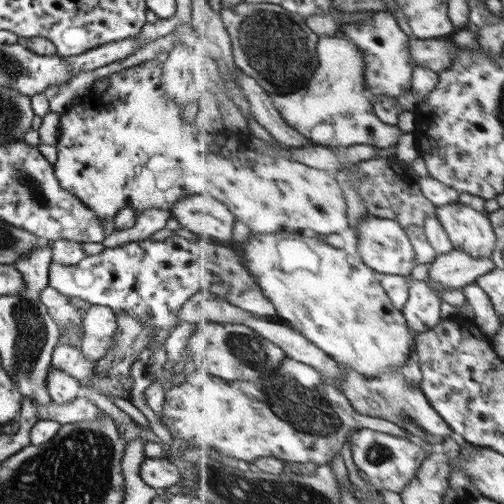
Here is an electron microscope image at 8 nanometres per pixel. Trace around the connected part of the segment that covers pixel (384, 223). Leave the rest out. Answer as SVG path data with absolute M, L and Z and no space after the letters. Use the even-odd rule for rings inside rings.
M372 215L363 220L359 226L358 251L364 262L375 268L379 273L411 275L418 266L415 258L417 252L409 232L400 224L400 221L388 217Z

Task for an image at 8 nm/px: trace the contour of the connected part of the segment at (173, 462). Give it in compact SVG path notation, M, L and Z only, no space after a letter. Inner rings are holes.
M172 456L161 459L145 457L139 469L141 479L159 491L178 485L181 479L180 460Z

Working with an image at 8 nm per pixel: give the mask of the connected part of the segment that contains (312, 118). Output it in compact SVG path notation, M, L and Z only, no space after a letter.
M338 31L335 37L321 37L318 47L320 64L311 83L292 95L271 95L286 122L312 143L329 148L356 144L372 144L380 149L397 146L404 133L398 126L383 122L375 111L366 79L368 65L359 46Z

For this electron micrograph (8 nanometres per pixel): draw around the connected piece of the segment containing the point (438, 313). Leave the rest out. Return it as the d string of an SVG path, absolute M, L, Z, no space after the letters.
M415 280L409 303L403 311L413 329L418 333L428 332L444 321L442 302L444 299L433 290L429 281Z

